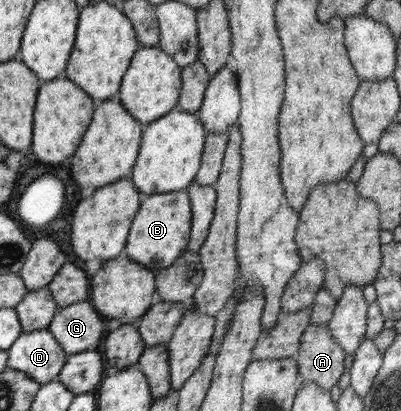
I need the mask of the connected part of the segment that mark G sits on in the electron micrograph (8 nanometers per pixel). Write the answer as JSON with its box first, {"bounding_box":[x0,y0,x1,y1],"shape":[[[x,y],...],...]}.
{"bounding_box":[49,300,105,354],"shape":[[[89,300],[70,304],[55,312],[49,332],[68,354],[96,350],[103,336],[105,318],[97,313]]]}

